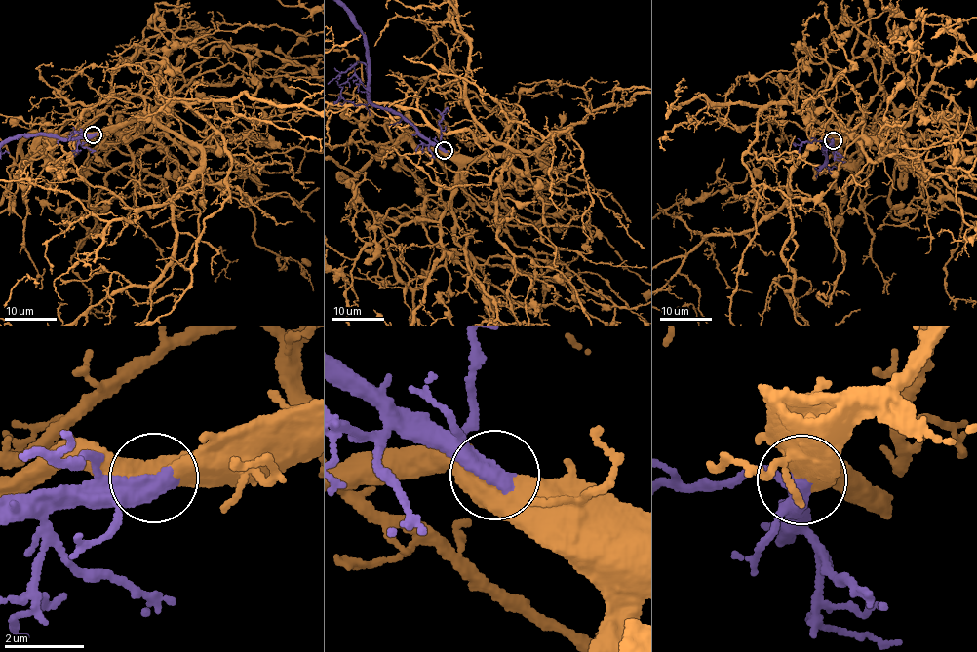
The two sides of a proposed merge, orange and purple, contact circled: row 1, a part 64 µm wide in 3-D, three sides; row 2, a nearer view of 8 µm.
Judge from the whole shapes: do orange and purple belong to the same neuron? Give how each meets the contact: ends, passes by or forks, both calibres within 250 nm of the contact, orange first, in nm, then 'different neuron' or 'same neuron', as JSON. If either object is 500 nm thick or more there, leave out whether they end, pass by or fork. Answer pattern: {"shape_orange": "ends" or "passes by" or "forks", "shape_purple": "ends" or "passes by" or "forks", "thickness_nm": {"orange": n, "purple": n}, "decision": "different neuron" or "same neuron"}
{"thickness_nm": {"orange": 550, "purple": 550}, "decision": "same neuron"}

